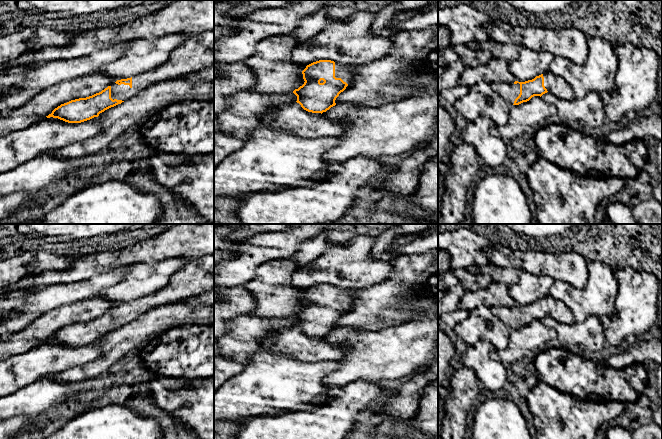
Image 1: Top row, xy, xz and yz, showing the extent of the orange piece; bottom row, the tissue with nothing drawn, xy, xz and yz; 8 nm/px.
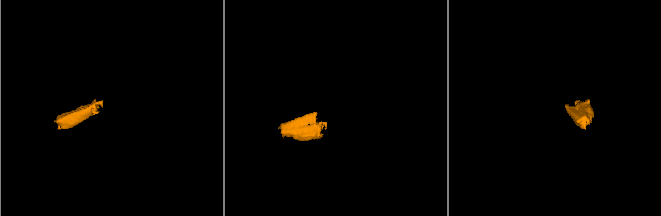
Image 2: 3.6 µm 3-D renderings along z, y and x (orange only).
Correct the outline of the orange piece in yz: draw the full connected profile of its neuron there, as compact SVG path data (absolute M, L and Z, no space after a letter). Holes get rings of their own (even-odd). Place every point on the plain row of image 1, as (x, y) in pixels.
M550 295L525 306L493 307L491 311L509 329L519 329L529 325L534 320L541 321L547 316L563 324L570 325L574 322L571 310Z

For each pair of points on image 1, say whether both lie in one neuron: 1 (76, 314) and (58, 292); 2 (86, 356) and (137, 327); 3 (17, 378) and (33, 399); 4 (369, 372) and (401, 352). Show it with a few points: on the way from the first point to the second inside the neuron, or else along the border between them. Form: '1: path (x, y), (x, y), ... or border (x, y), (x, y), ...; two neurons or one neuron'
1: border (91, 298), (65, 303), (46, 312); two neurons
2: border (98, 341), (100, 355), (83, 364); two neurons
3: border (45, 377), (28, 383), (10, 394); two neurons
4: path (377, 364), (387, 354), (393, 352); one neuron

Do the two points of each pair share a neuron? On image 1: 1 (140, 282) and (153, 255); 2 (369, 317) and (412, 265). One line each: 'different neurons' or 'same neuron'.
1: different neurons
2: same neuron

